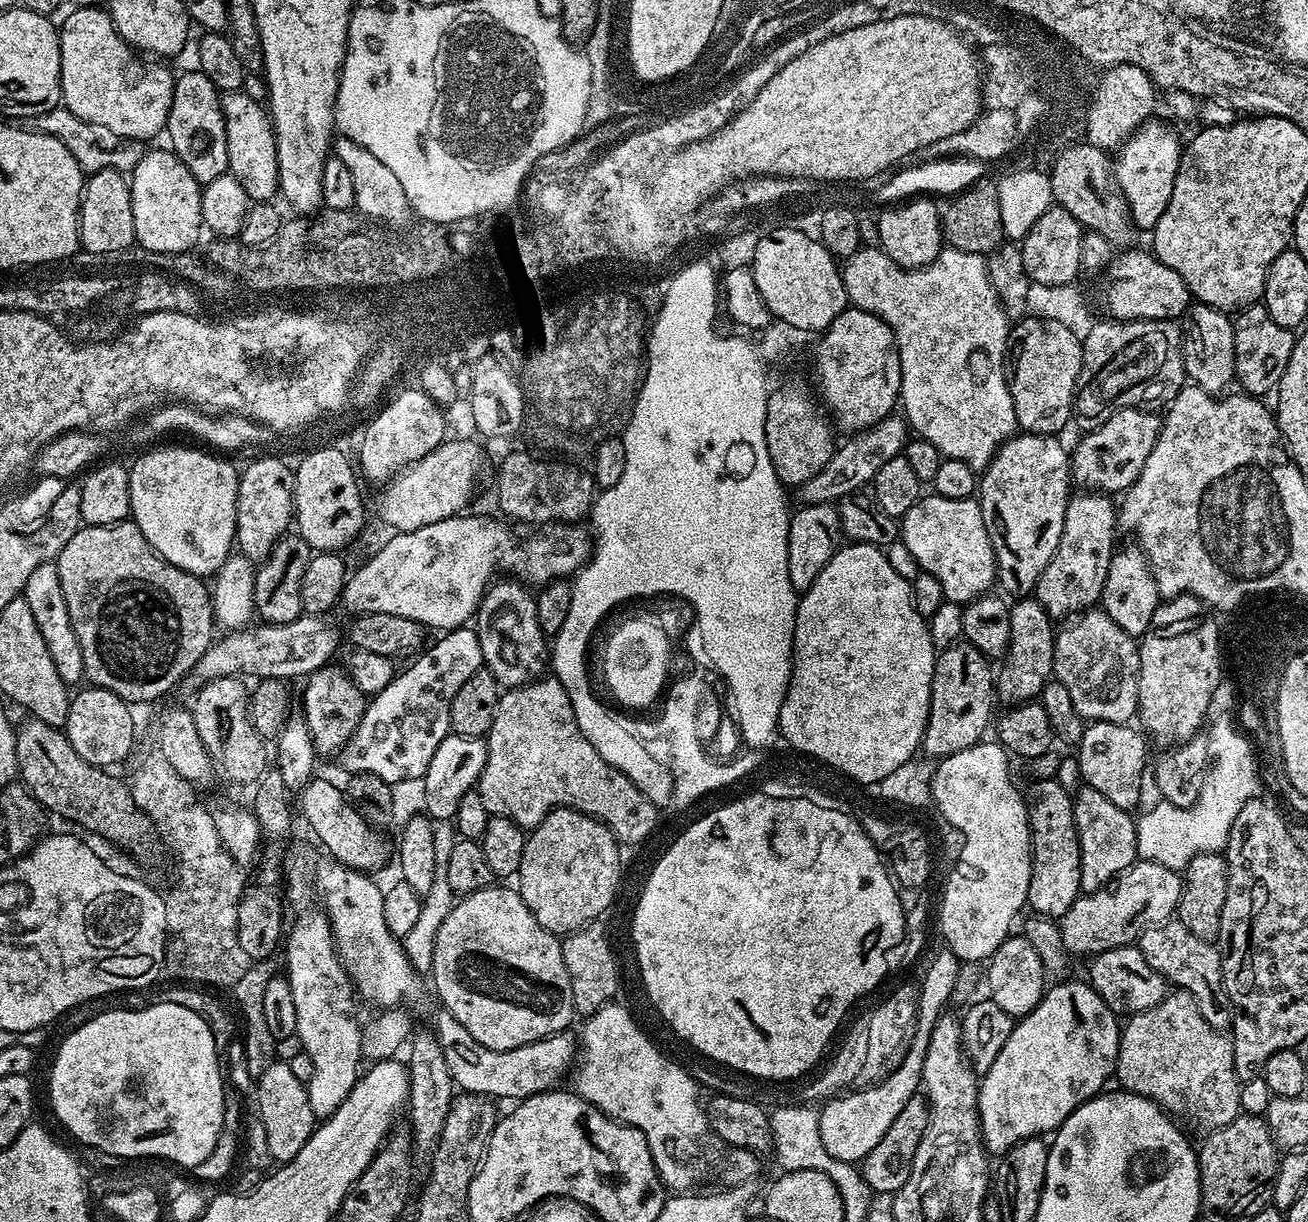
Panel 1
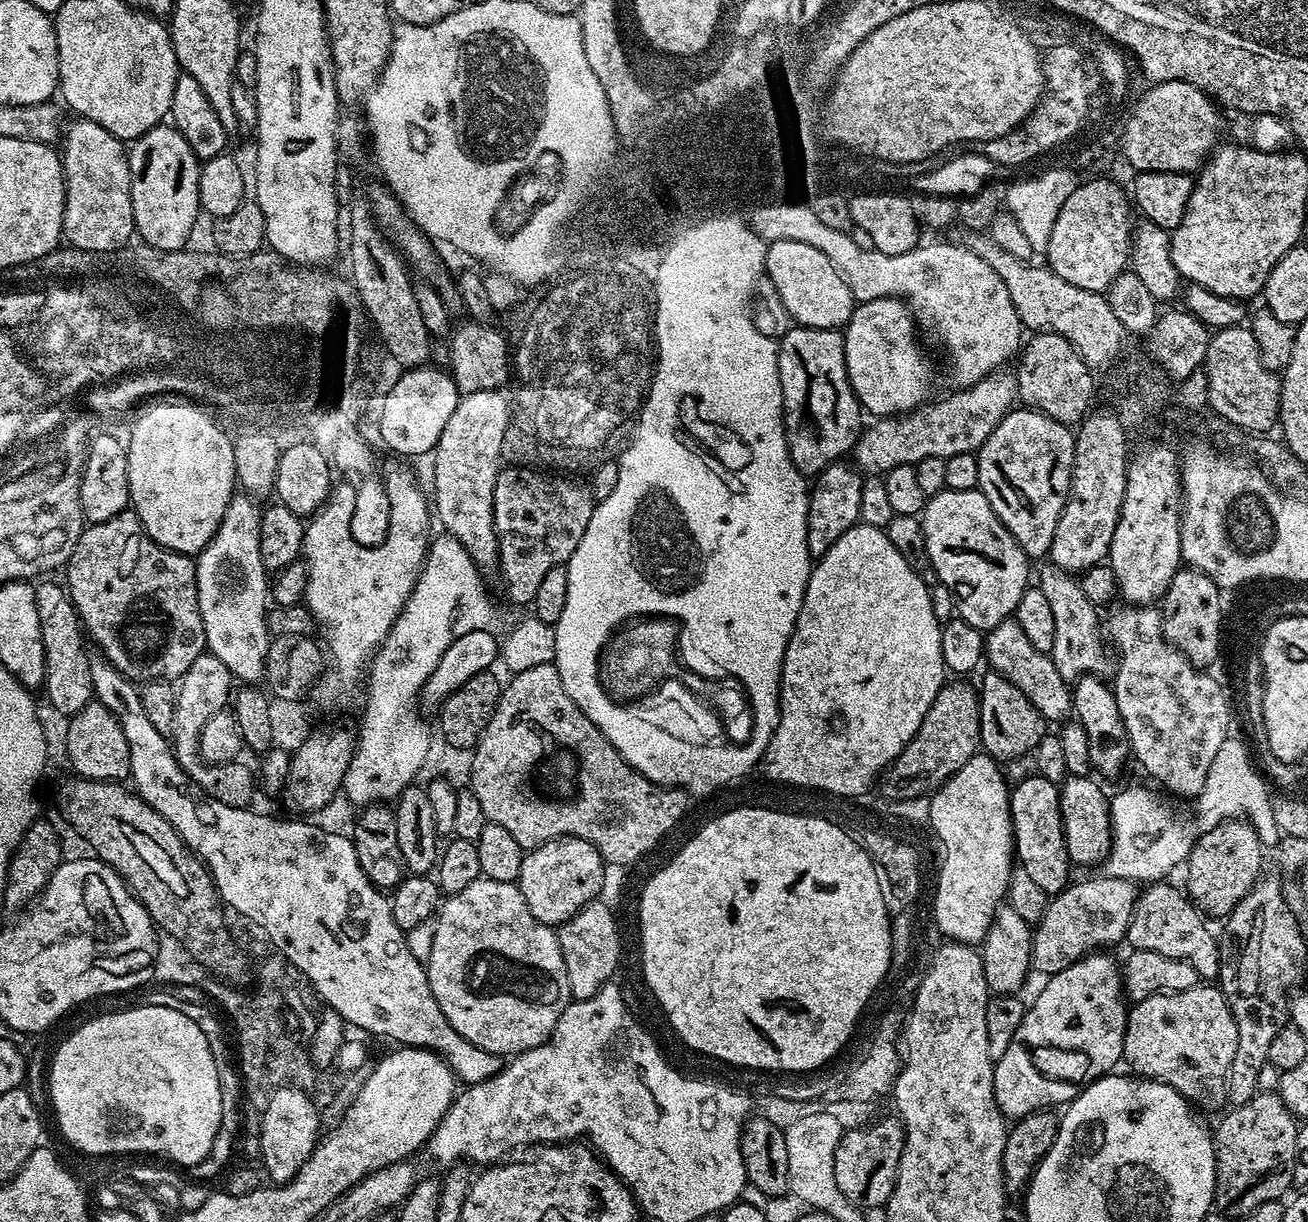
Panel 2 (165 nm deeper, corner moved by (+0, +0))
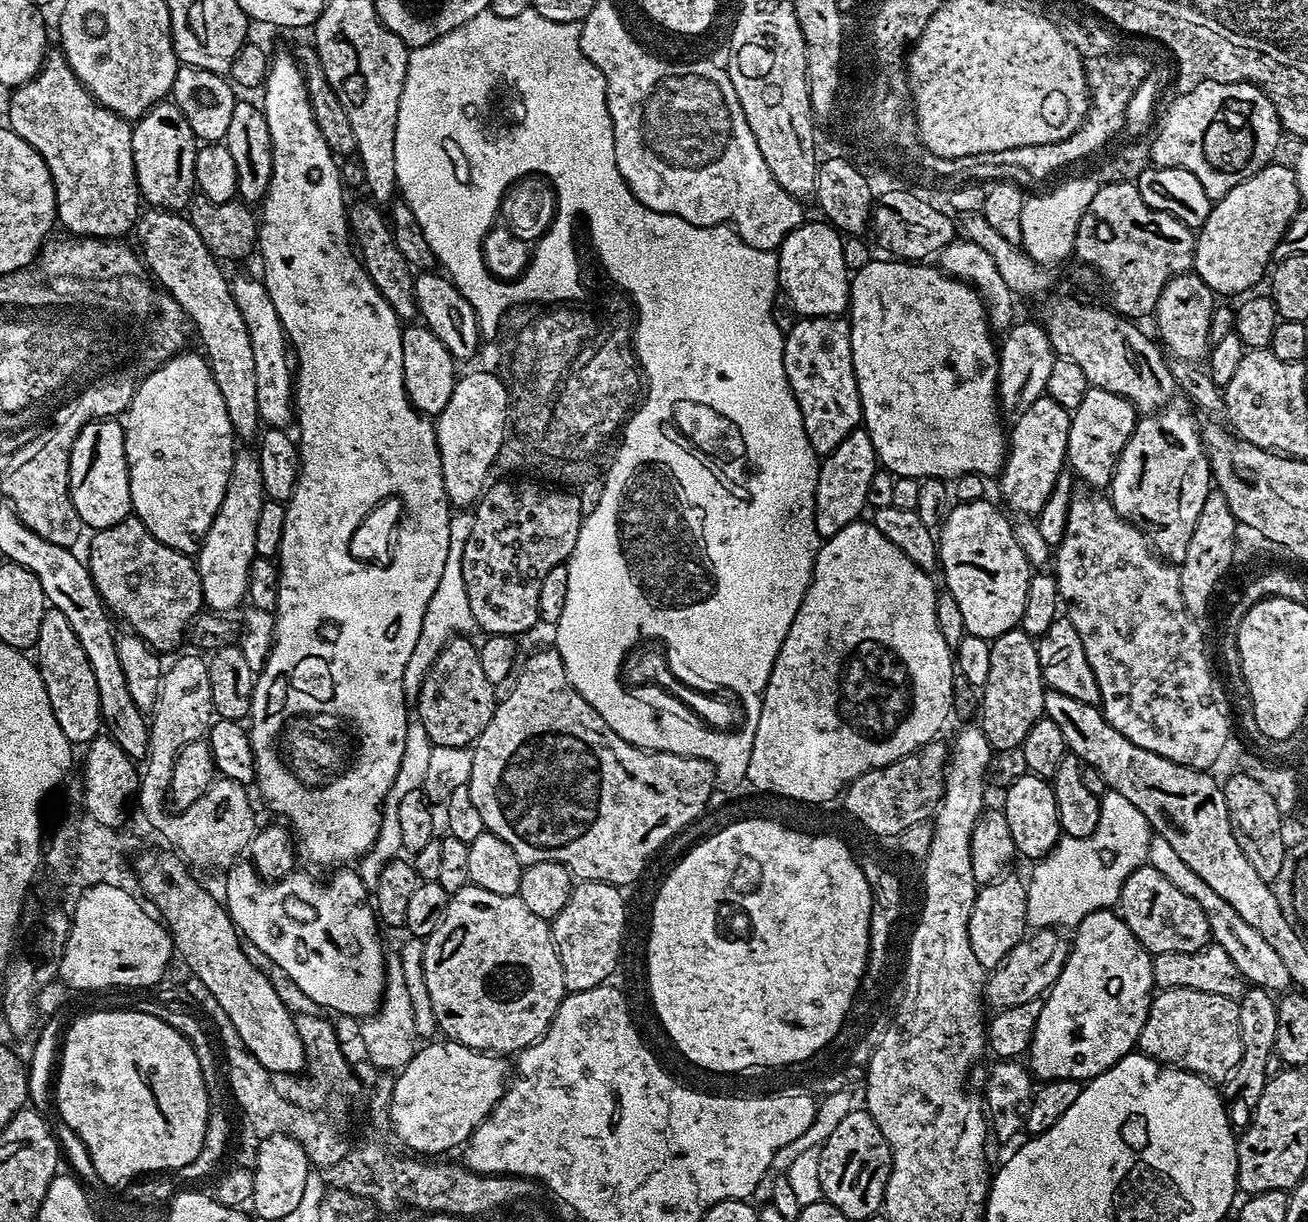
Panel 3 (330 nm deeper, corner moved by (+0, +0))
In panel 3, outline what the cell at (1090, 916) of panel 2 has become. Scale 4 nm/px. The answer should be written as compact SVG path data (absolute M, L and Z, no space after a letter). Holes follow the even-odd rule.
M1041 928L1025 935L1024 939L1016 943L1014 950L1010 950L1004 962L991 969L984 986L984 995L991 1007L993 1004L993 1009L1018 1006L1021 1002L1041 999L1047 993L1068 957L1070 940L1067 935L1064 937L1060 932L1063 931L1056 928Z

